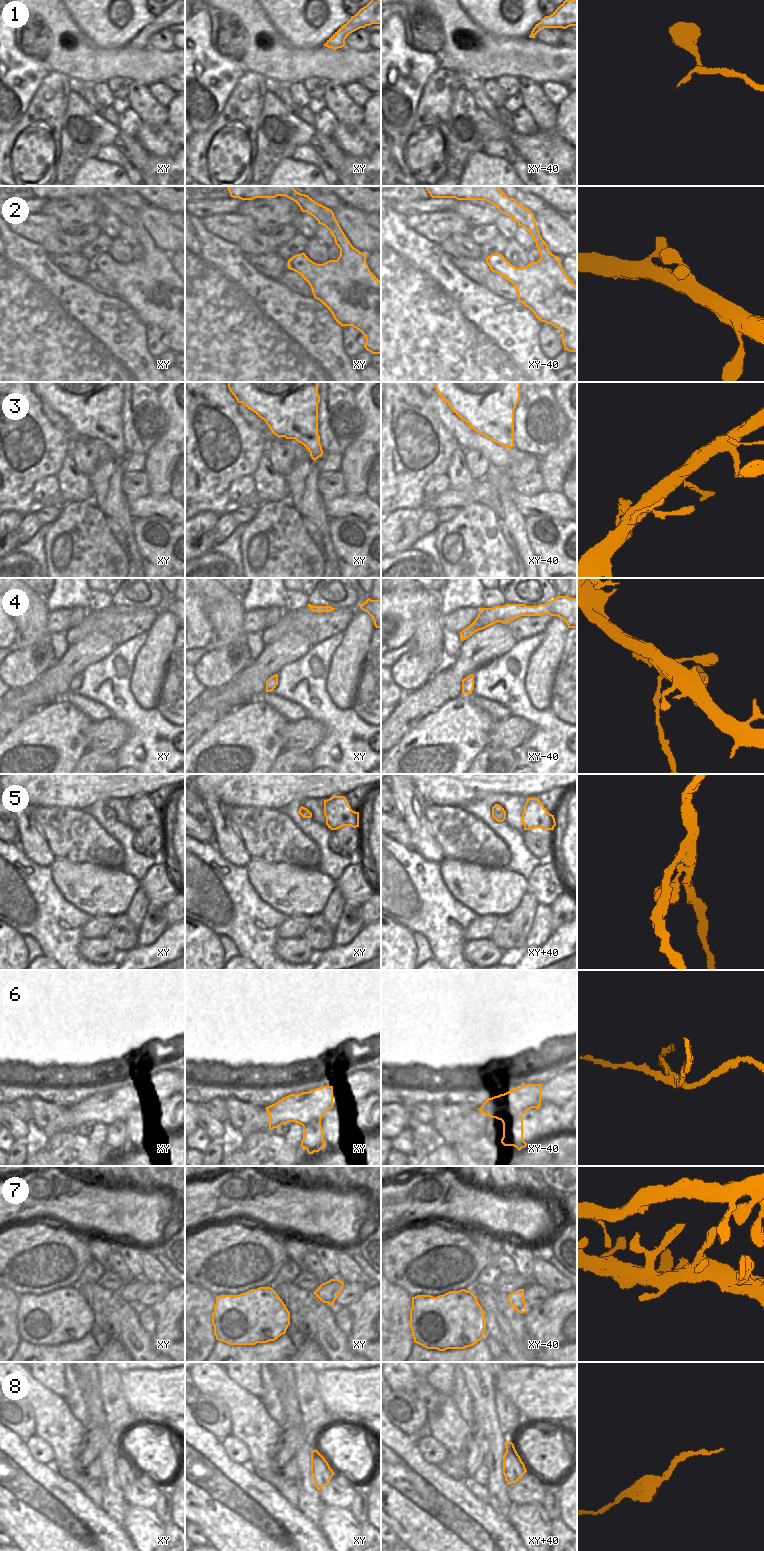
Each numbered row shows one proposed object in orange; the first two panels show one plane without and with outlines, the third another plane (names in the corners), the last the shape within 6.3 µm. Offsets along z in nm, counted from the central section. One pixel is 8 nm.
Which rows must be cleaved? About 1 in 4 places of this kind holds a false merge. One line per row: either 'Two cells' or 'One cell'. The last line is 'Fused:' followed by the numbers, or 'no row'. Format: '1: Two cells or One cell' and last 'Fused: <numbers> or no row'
1: One cell
2: One cell
3: One cell
4: One cell
5: One cell
6: Two cells
7: One cell
8: One cell
Fused: 6

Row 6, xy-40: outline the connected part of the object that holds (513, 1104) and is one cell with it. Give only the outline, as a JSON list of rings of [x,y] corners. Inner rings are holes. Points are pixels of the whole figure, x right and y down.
[[[521,1084],[520,1088],[514,1088],[504,1094],[488,1098],[483,1105],[478,1108],[485,1116],[490,1116],[498,1120],[508,1120],[510,1118],[520,1118],[532,1108],[539,1109],[541,1105],[542,1084]]]

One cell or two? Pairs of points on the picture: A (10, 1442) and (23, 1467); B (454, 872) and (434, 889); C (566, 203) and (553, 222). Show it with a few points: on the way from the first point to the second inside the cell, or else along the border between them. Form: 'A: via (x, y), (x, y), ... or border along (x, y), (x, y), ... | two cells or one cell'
A: via (10, 1448), (10, 1454), (17, 1461) | one cell
B: border along (439, 864), (441, 878), (457, 901) | two cells
C: border along (549, 206), (565, 216) | two cells

